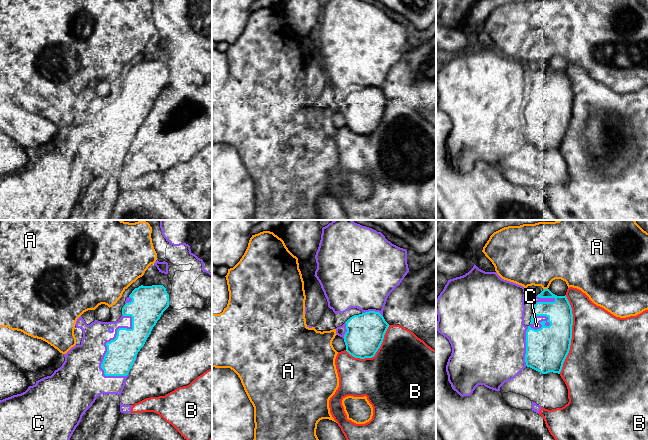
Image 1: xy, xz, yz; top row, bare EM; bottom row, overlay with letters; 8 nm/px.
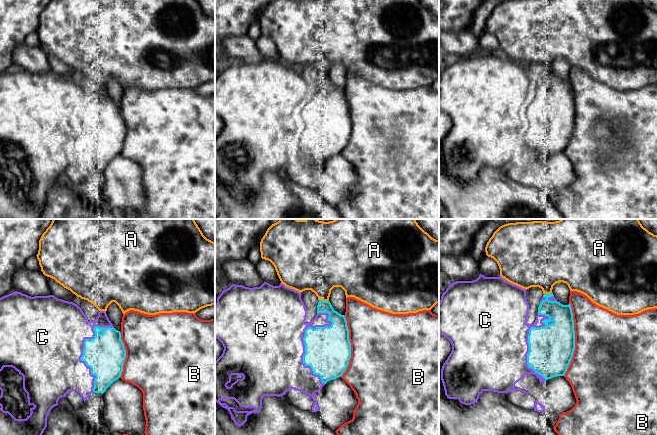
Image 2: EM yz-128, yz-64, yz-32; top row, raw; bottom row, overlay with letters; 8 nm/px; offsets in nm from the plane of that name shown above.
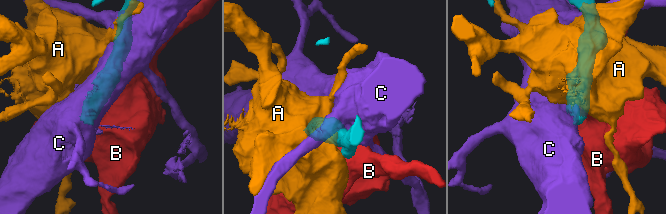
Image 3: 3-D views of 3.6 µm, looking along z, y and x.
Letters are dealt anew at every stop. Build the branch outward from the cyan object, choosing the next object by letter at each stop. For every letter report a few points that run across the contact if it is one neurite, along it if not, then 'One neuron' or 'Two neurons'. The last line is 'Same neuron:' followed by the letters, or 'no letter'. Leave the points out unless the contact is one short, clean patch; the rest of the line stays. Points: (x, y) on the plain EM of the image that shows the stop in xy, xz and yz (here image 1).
A: Two neurons
B: Two neurons
C: Two neurons
Same neuron: no letter

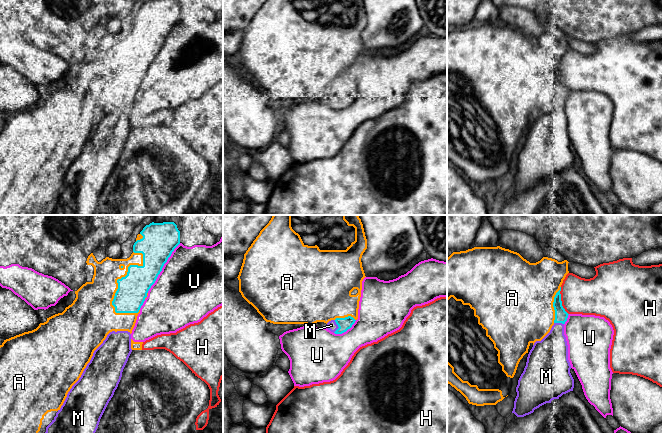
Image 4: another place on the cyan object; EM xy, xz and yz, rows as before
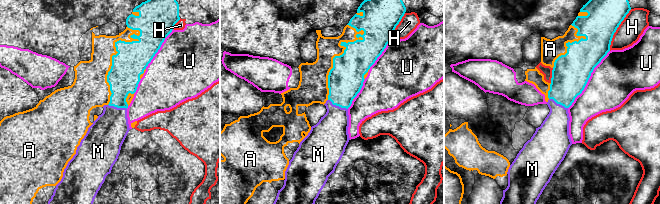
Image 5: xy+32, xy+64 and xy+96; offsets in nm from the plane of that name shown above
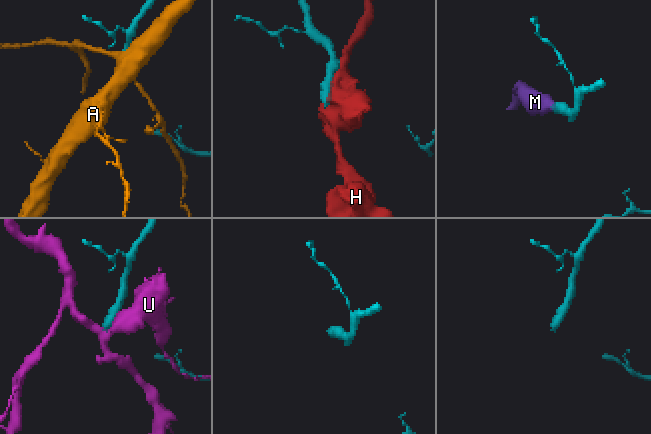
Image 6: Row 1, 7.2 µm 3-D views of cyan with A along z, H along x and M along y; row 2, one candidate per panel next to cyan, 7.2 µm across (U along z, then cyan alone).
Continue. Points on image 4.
A: Two neurons
H: Two neurons
M: One neuron
U: Two neurons
Same neuron: M

